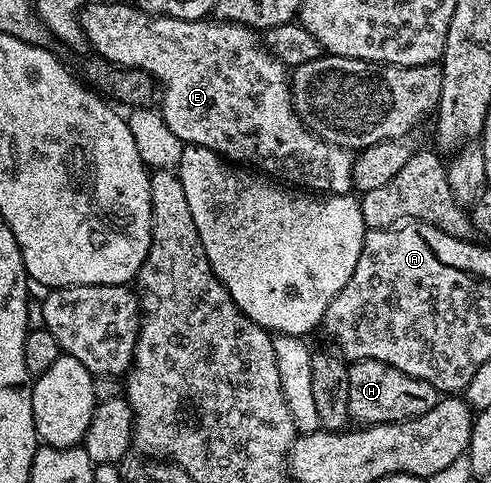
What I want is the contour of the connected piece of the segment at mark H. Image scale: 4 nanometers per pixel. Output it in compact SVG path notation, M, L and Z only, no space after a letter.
M359 359L349 363L347 405L354 424L398 423L427 413L436 405L439 392L427 381L411 377L378 359Z

